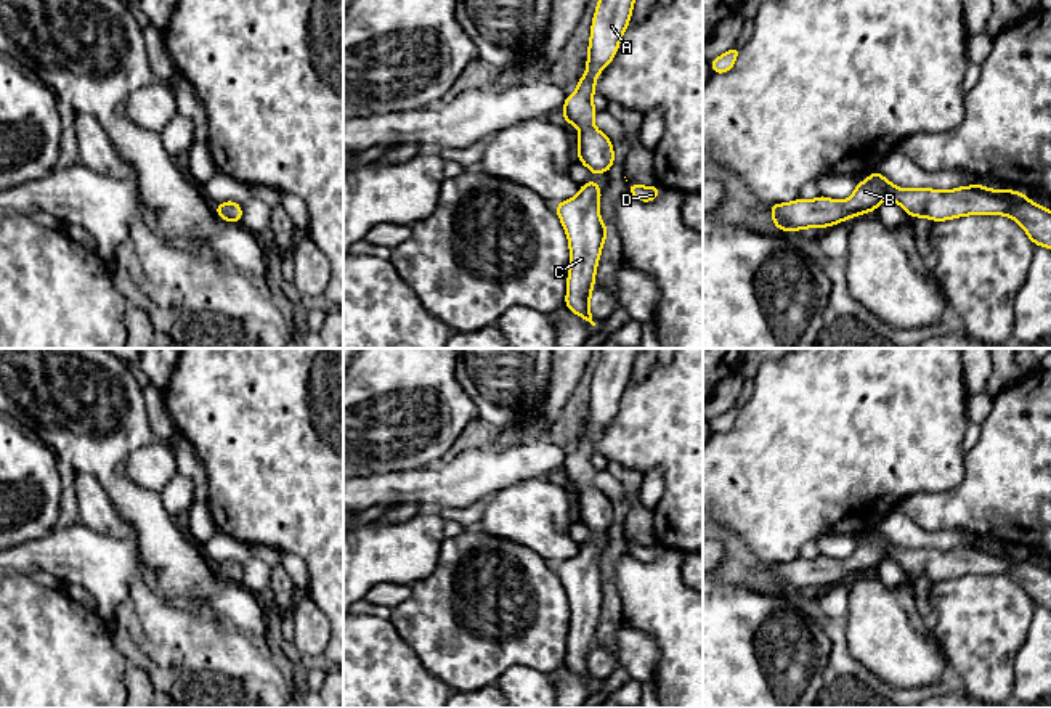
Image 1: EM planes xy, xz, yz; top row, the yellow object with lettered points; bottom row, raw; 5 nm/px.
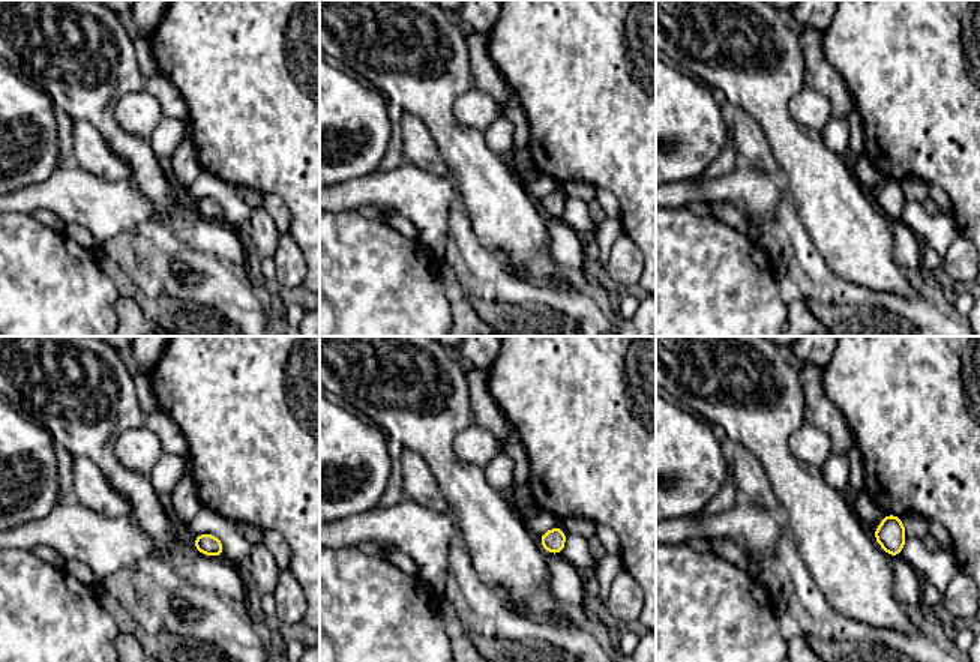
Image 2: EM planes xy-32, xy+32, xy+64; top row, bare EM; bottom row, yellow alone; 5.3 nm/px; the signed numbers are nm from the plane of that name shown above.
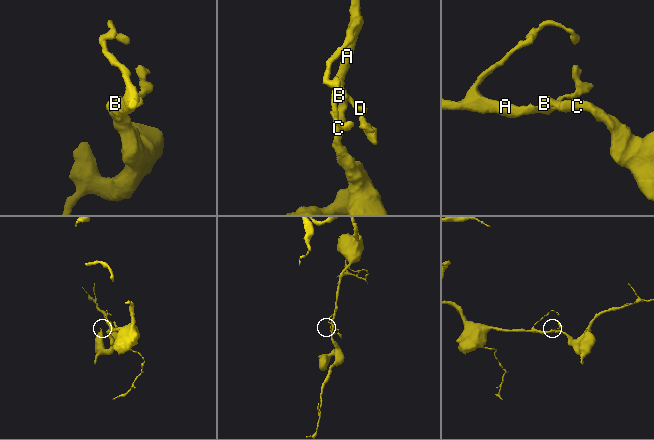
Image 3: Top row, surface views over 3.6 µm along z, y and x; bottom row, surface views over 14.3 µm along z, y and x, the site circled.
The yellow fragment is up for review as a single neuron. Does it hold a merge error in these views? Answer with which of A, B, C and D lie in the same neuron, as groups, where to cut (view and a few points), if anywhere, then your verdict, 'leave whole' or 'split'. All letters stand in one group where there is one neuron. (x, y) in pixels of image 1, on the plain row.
A B C D | no cut | leave whole

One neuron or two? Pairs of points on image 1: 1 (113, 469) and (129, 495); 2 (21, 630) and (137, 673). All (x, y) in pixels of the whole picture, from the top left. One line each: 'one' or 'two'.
1: one
2: two

